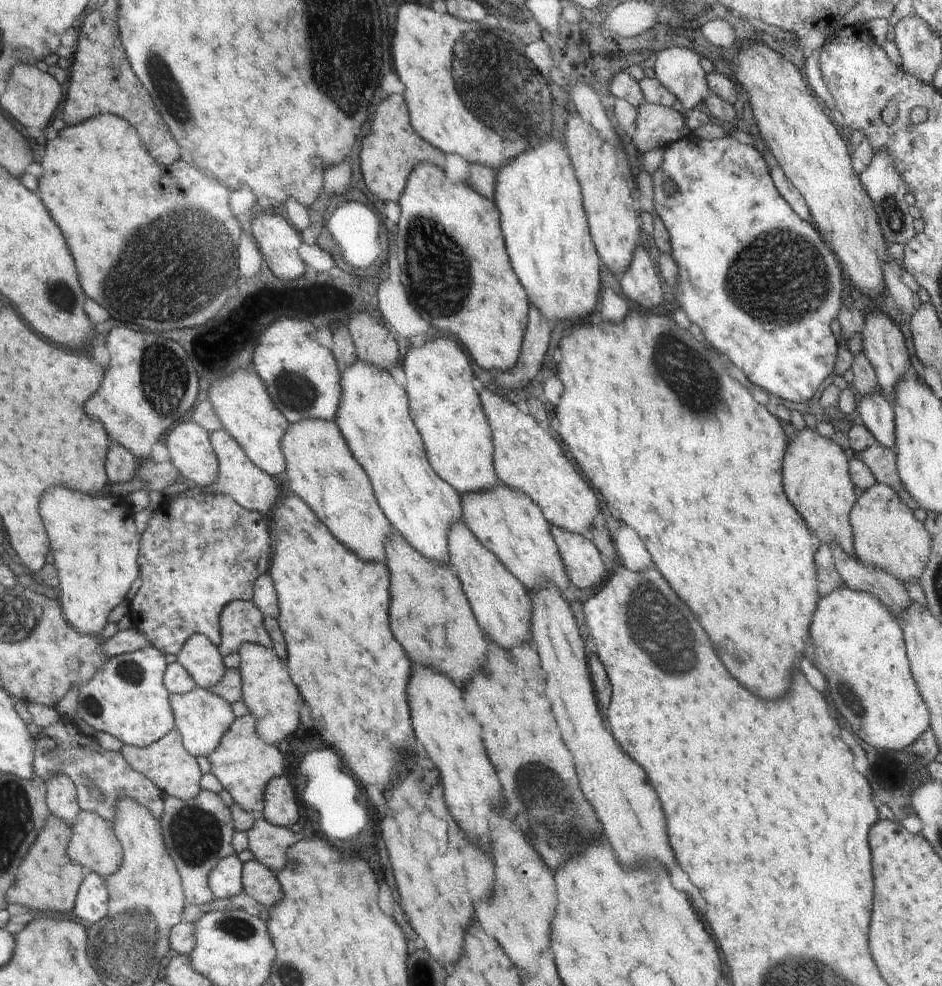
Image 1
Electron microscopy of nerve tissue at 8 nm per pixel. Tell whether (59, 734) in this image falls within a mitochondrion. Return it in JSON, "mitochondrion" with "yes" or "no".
{"mitochondrion":"no"}

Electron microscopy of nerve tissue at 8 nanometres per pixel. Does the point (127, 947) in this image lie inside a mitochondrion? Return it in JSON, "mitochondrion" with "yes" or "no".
{"mitochondrion":"yes"}

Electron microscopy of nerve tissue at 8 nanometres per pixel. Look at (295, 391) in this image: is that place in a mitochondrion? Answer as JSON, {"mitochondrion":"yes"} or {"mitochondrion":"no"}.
{"mitochondrion":"yes"}

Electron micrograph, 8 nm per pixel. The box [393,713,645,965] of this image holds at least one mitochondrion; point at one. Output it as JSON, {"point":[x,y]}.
{"point":[532,785]}

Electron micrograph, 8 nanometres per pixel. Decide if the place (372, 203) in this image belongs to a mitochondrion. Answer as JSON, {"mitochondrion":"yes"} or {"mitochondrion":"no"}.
{"mitochondrion":"no"}

